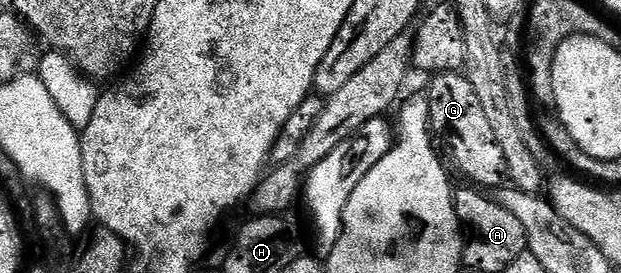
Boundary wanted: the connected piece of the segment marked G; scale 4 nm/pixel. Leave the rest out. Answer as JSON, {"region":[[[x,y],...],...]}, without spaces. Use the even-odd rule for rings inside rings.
{"region":[[[442,72],[430,80],[433,81],[429,84],[429,92],[427,91],[429,127],[435,133],[436,139],[445,143],[454,166],[469,179],[466,181],[485,190],[500,189],[507,180],[505,159],[491,134],[491,124],[483,114],[483,106],[479,106],[479,98],[471,82],[461,72]]]}

